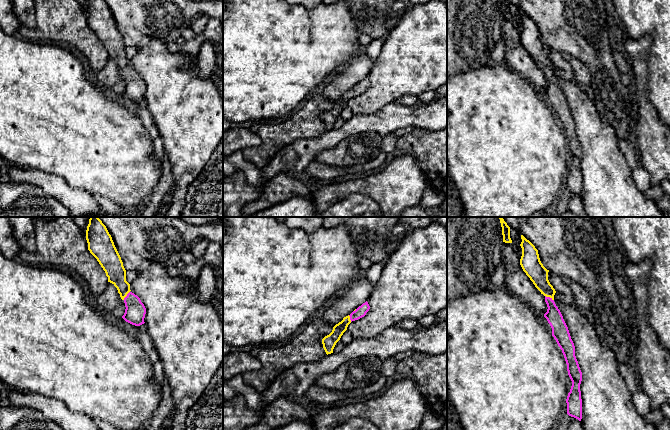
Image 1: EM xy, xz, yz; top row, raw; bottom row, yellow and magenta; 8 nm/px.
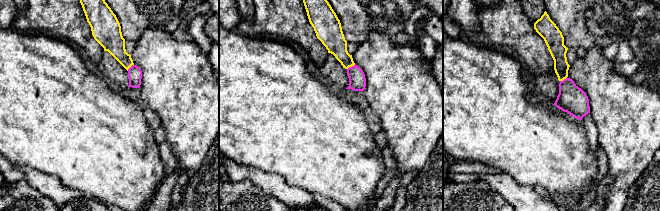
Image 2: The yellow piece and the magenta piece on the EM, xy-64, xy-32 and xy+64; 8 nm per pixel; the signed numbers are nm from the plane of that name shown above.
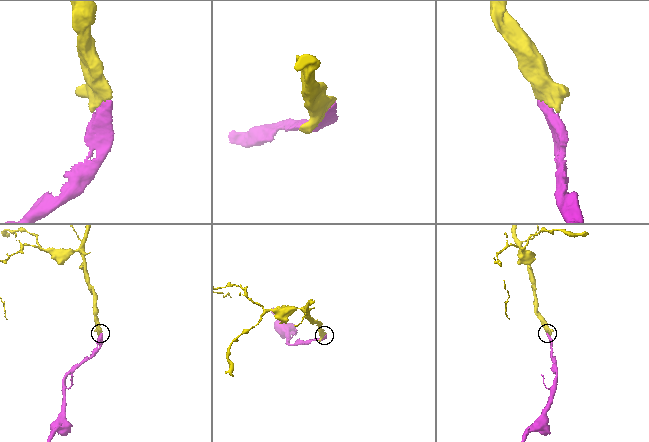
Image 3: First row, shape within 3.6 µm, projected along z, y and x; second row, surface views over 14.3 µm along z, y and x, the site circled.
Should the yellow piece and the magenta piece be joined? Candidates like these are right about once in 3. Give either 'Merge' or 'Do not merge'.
Merge

